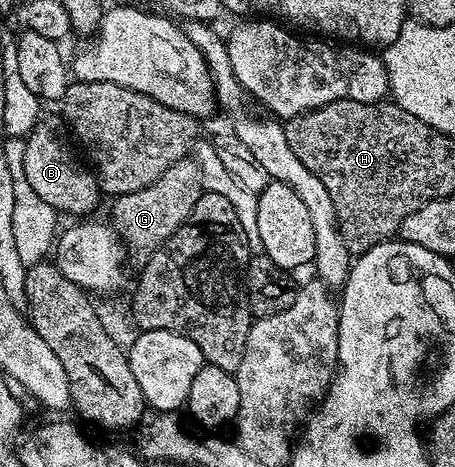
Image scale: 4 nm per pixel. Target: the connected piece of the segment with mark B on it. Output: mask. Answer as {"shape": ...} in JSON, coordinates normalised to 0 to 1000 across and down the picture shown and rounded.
{"shape":[[[88,259],[57,291],[48,368],[73,413],[125,456],[187,465],[215,439],[222,424],[215,381],[189,362],[174,362],[149,306],[116,266]]]}

